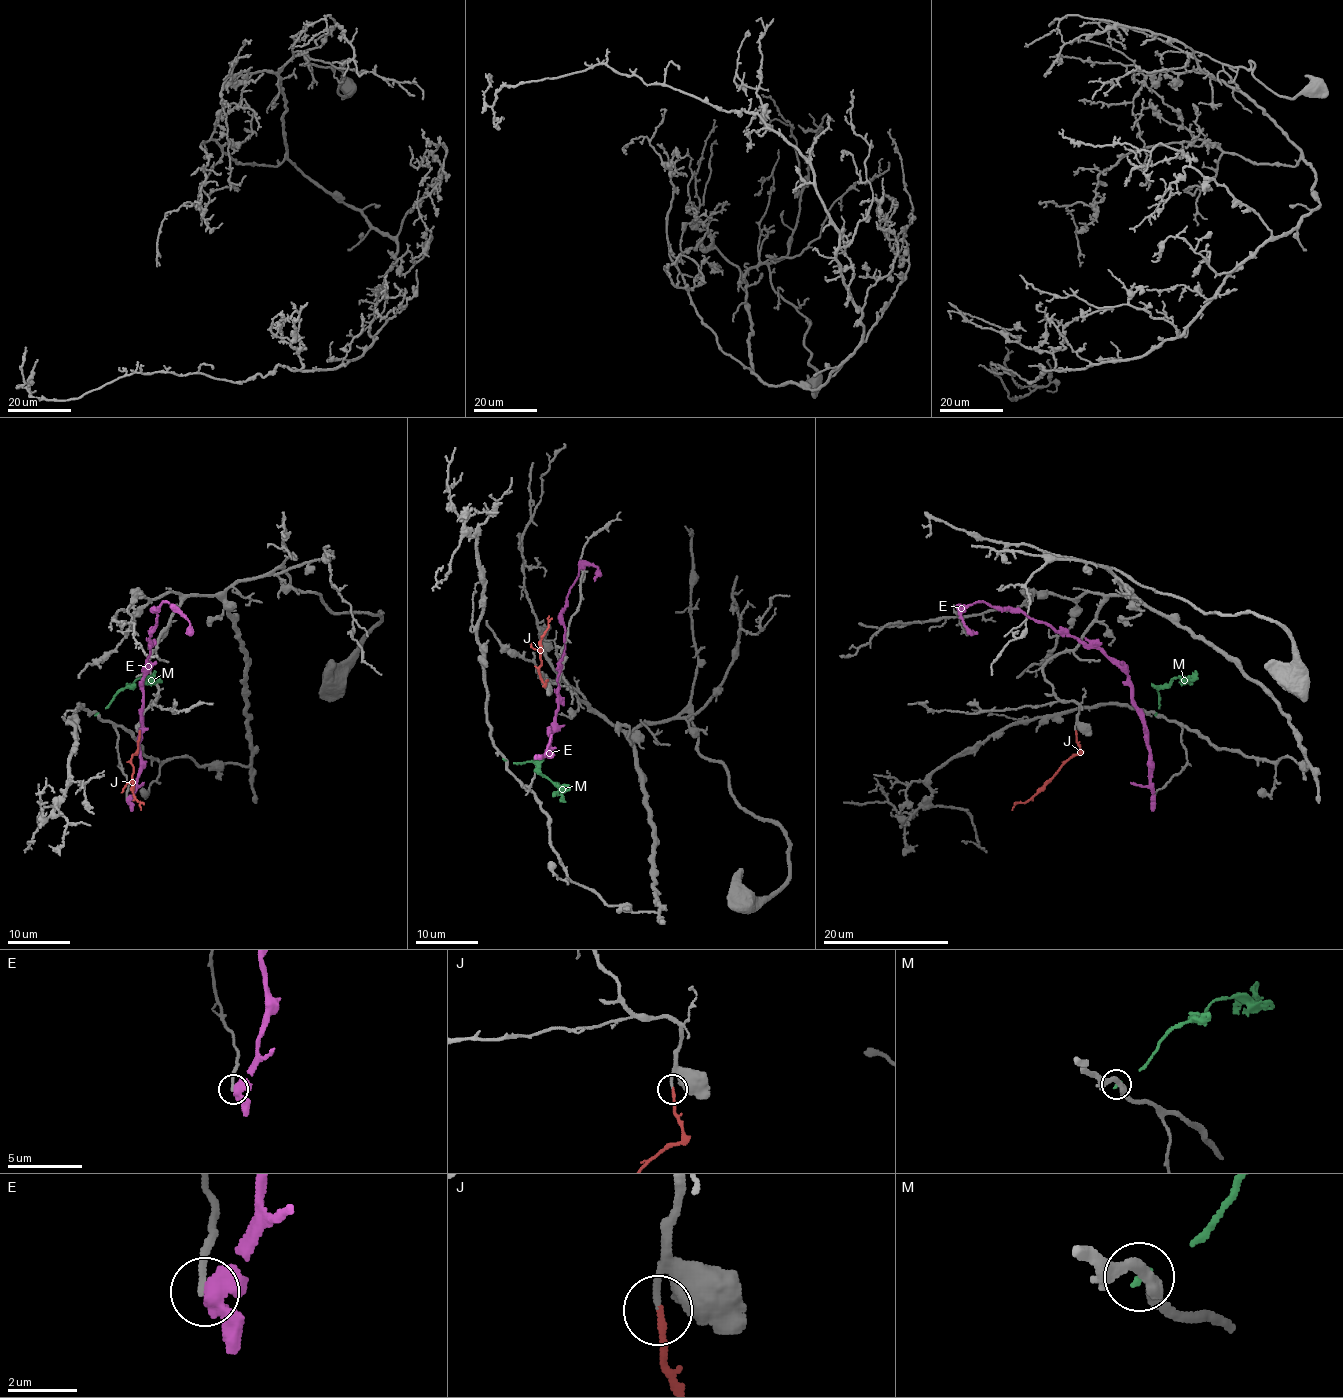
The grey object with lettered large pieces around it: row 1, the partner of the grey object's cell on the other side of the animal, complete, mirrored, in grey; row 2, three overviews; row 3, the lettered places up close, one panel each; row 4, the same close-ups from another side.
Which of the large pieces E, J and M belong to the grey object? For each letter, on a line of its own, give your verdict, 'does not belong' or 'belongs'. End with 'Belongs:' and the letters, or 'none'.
E: does not belong
J: belongs
M: does not belong
Belongs: J

